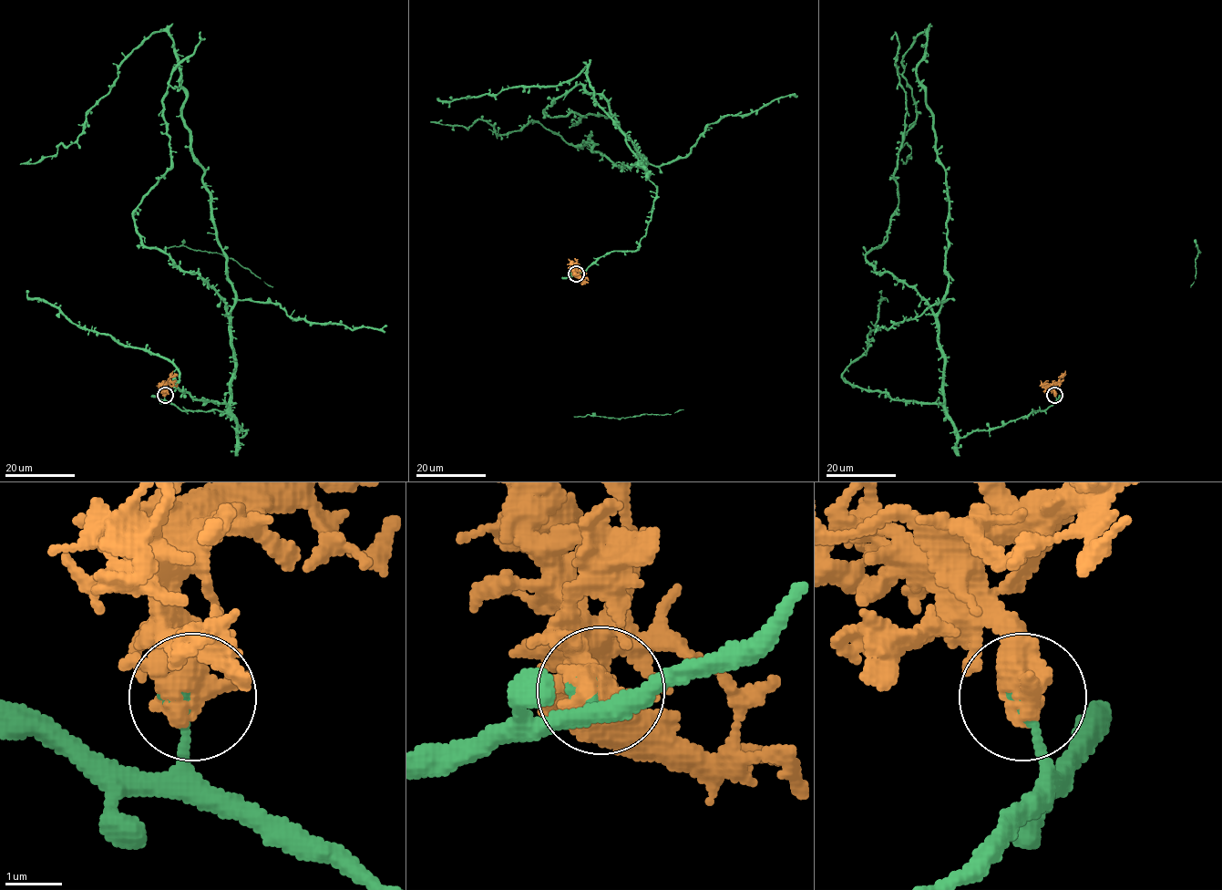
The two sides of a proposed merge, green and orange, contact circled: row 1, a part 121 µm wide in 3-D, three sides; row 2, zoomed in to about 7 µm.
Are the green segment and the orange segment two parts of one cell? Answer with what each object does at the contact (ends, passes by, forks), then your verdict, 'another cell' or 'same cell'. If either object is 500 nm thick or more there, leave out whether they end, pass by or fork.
another cell

